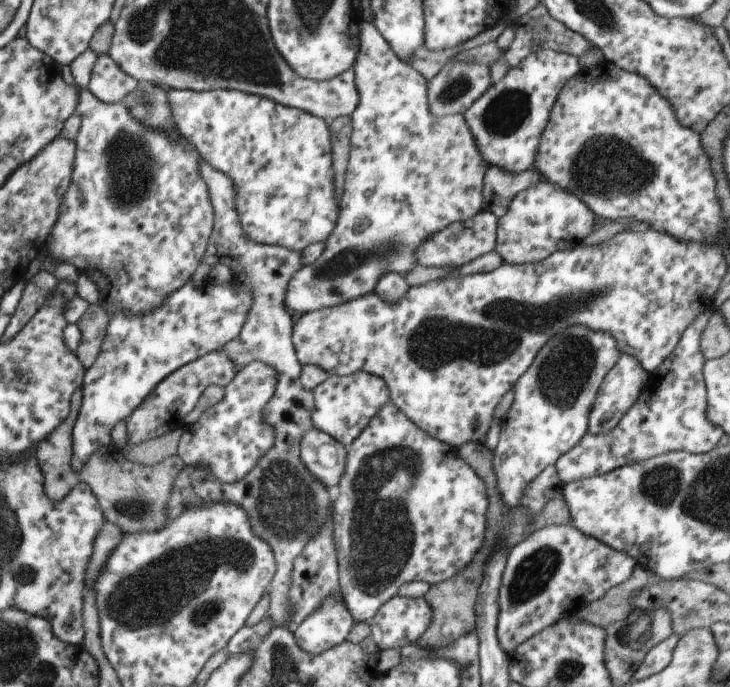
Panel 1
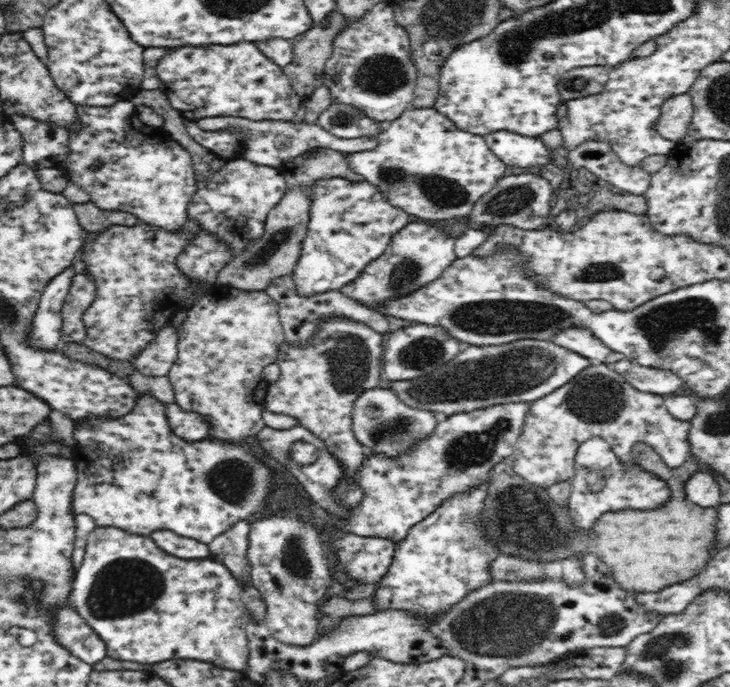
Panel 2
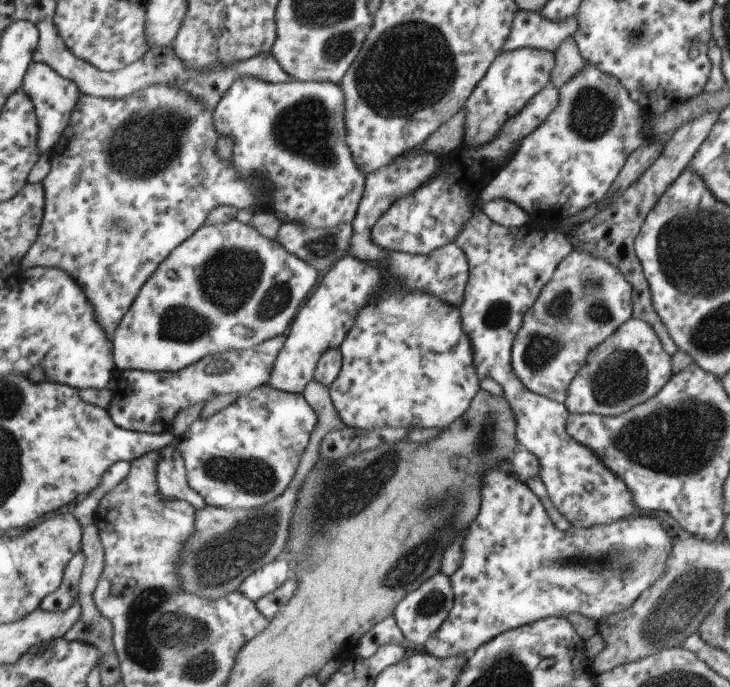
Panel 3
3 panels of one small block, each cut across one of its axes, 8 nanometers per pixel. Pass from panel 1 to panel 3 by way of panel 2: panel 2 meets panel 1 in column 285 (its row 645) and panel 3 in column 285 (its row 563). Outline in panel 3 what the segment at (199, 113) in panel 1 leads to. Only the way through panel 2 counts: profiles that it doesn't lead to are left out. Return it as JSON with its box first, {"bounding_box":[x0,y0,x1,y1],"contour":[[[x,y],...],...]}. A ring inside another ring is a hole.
{"bounding_box":[211,78,366,228],"contour":[[[237,78],[221,96],[211,114],[211,126],[218,138],[231,138],[230,161],[239,178],[259,178],[265,184],[265,196],[257,207],[265,205],[280,223],[295,222],[301,228],[333,228],[350,224],[361,198],[366,175],[351,158],[345,143],[343,92],[340,85],[323,81],[268,83],[259,78]]]}

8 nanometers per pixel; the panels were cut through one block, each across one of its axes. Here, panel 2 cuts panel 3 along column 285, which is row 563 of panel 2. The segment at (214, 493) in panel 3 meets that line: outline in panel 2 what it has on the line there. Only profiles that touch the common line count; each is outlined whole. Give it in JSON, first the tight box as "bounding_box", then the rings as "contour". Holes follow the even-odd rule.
{"bounding_box":[374,483,498,615],"contour":[[[487,483],[472,492],[456,494],[446,500],[430,516],[415,524],[395,545],[395,555],[390,571],[374,592],[374,601],[380,609],[406,609],[416,615],[437,615],[448,611],[450,605],[468,592],[490,582],[489,564],[498,552],[486,544],[485,532],[479,519],[486,500]]]}

